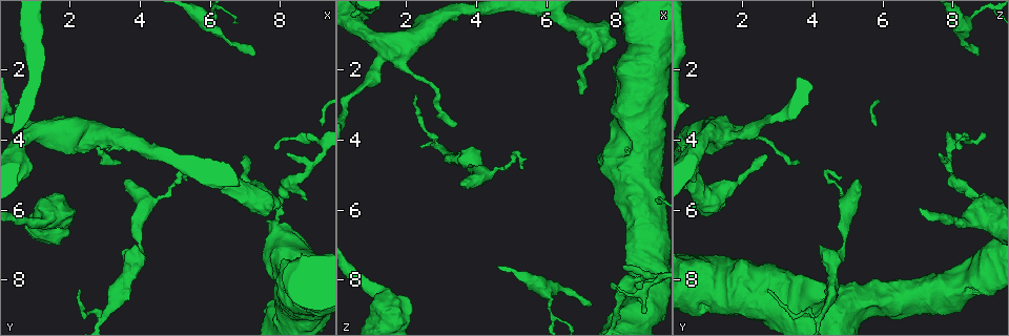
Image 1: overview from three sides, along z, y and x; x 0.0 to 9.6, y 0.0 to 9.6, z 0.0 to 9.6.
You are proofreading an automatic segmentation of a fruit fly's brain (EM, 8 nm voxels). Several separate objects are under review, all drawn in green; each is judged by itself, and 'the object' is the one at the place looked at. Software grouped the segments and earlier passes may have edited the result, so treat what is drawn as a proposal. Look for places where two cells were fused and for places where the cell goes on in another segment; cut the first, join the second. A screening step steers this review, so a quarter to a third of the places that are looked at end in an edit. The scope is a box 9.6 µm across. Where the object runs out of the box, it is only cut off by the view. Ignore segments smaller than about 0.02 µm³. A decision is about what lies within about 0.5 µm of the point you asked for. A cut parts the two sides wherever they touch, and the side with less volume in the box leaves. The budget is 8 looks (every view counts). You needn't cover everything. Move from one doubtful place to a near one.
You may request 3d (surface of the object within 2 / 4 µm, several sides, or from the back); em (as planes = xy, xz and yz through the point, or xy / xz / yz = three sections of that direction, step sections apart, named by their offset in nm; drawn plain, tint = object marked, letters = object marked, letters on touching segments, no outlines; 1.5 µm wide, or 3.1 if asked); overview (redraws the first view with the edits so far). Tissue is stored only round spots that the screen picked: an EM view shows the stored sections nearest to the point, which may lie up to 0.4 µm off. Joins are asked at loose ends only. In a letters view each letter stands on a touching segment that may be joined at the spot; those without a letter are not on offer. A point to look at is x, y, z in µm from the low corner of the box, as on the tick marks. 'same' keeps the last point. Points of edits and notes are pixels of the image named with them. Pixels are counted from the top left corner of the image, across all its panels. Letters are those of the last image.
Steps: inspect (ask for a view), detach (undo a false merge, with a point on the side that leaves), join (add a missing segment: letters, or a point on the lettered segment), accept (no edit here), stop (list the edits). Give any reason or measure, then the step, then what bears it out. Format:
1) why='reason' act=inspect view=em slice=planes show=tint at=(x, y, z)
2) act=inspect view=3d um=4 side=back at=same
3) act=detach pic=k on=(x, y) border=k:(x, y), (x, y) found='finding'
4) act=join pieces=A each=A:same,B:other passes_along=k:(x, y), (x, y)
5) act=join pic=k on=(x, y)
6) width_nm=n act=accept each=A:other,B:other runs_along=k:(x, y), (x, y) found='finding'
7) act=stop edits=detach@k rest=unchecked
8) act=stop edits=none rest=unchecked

act=inspect view=em slice=planes show=letters at=(2.25, 8.25, 2.65)

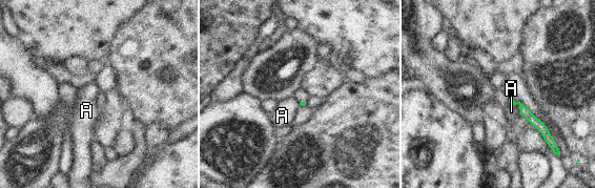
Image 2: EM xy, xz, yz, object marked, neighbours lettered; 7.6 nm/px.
act=accept each=A:other runs_along=2:(521, 107), (548, 137) found='no lettered segment goes on from it'

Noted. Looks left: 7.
why='calibre changes' act=inspect view=em slice=xy step=8 show=plain at=(2.95, 8.90, 4.30)

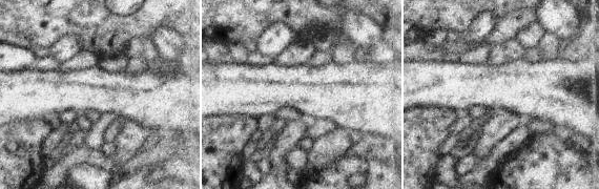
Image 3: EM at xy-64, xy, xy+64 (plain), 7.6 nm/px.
act=inspect view=em slice=xy step=8 show=letters at=same

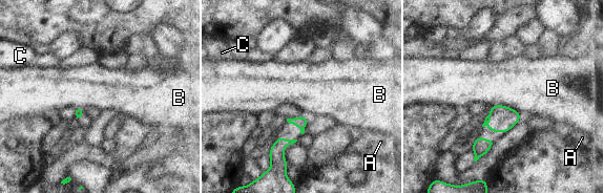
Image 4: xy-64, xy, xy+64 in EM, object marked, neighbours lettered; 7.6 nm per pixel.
width_nm=50 act=accept each=A:other,B:other,C:other border=4:(492, 106), (505, 105), (521, 115) found='one cell here'

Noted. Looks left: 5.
act=inspect view=em slice=planes show=tint at=(3.70, 5.05, 5.25)

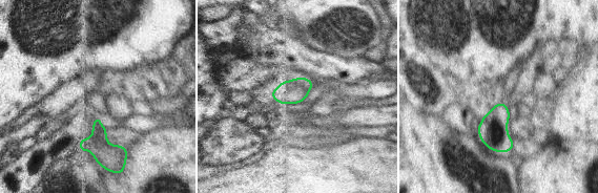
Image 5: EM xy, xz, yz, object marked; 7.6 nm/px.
act=inspect view=em slice=planes show=letters at=same

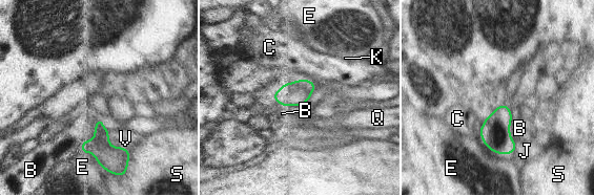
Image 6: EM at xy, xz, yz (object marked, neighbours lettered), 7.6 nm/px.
act=accept each=B:other,C:other,E:other,J:other,K:other,Q:other,S:other,V:other found='no lettered segment goes on from it'

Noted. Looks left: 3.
act=stop edits=none rest=unchecked

